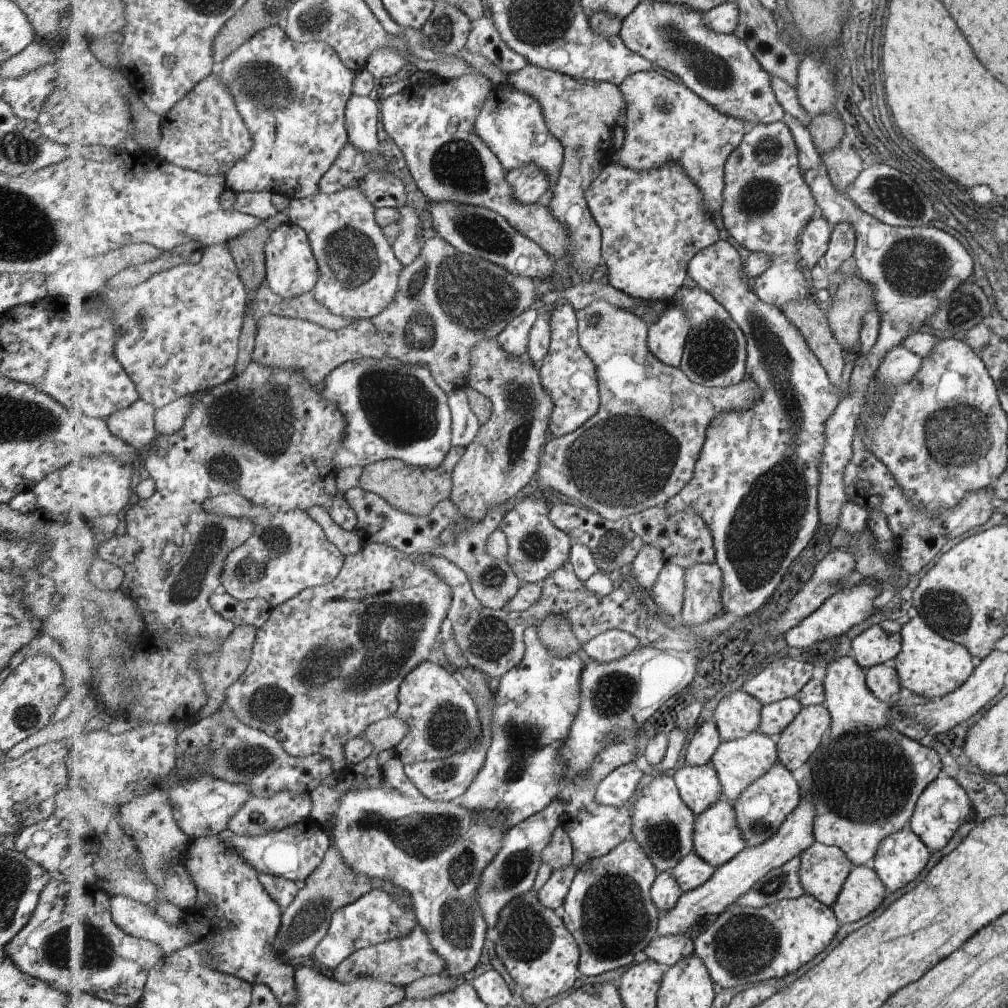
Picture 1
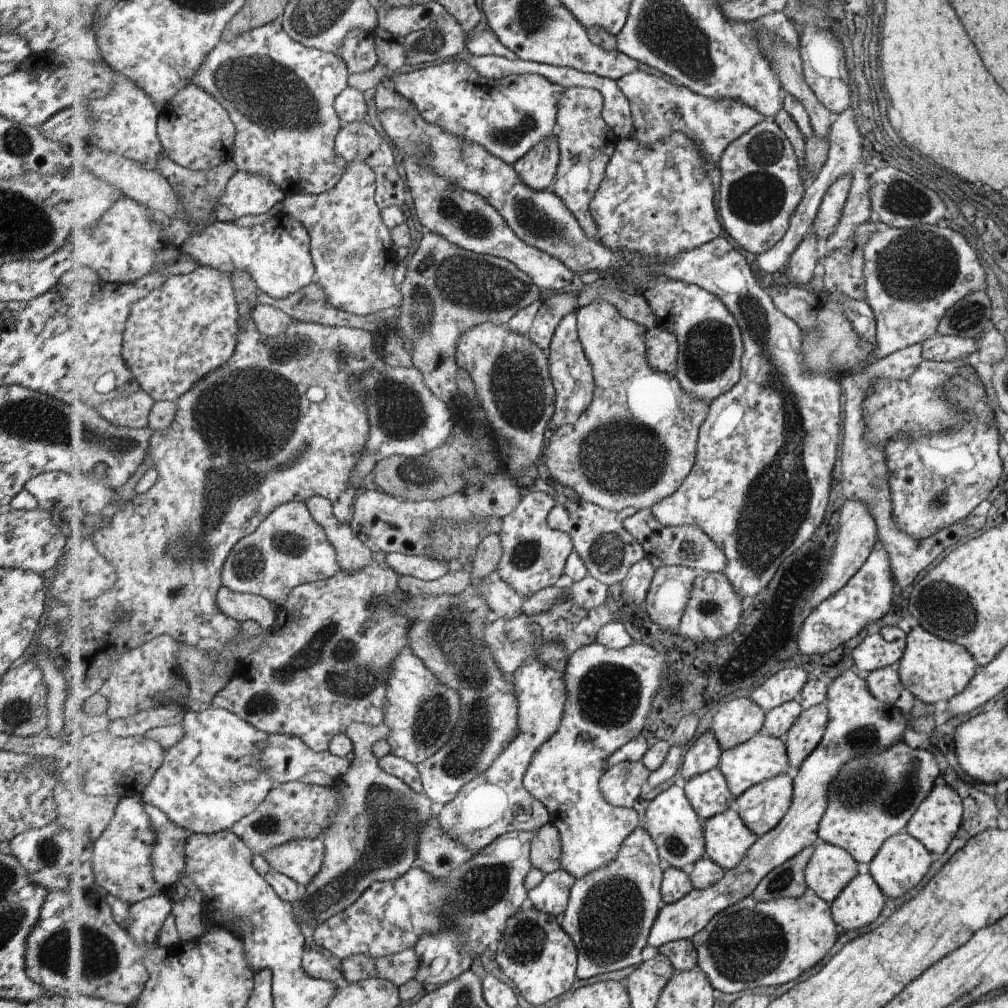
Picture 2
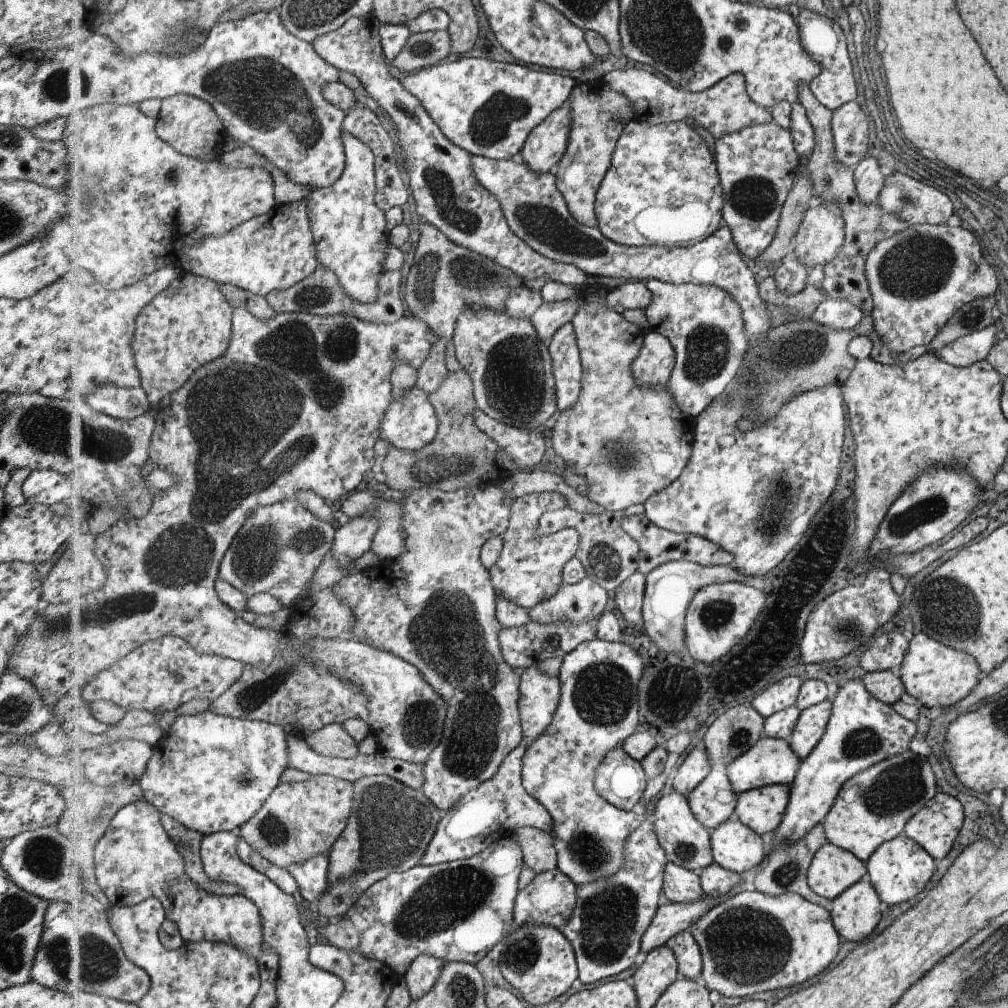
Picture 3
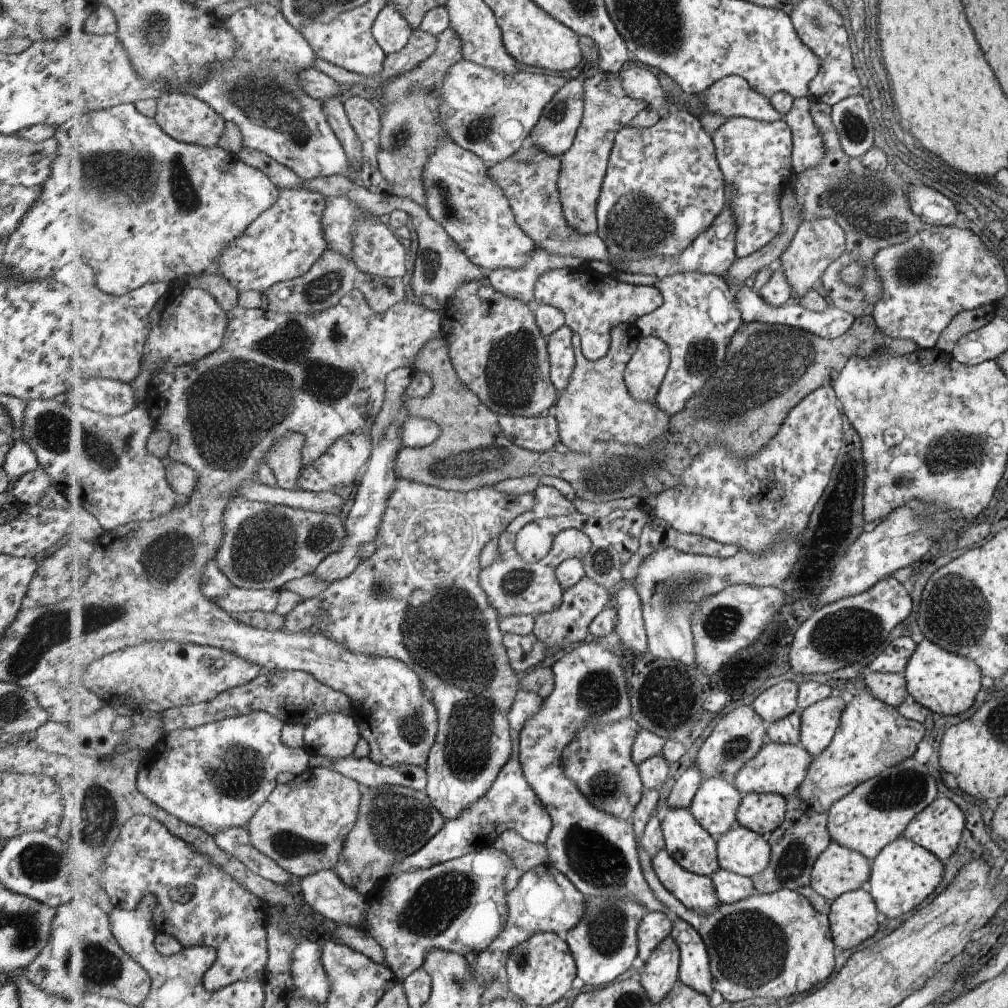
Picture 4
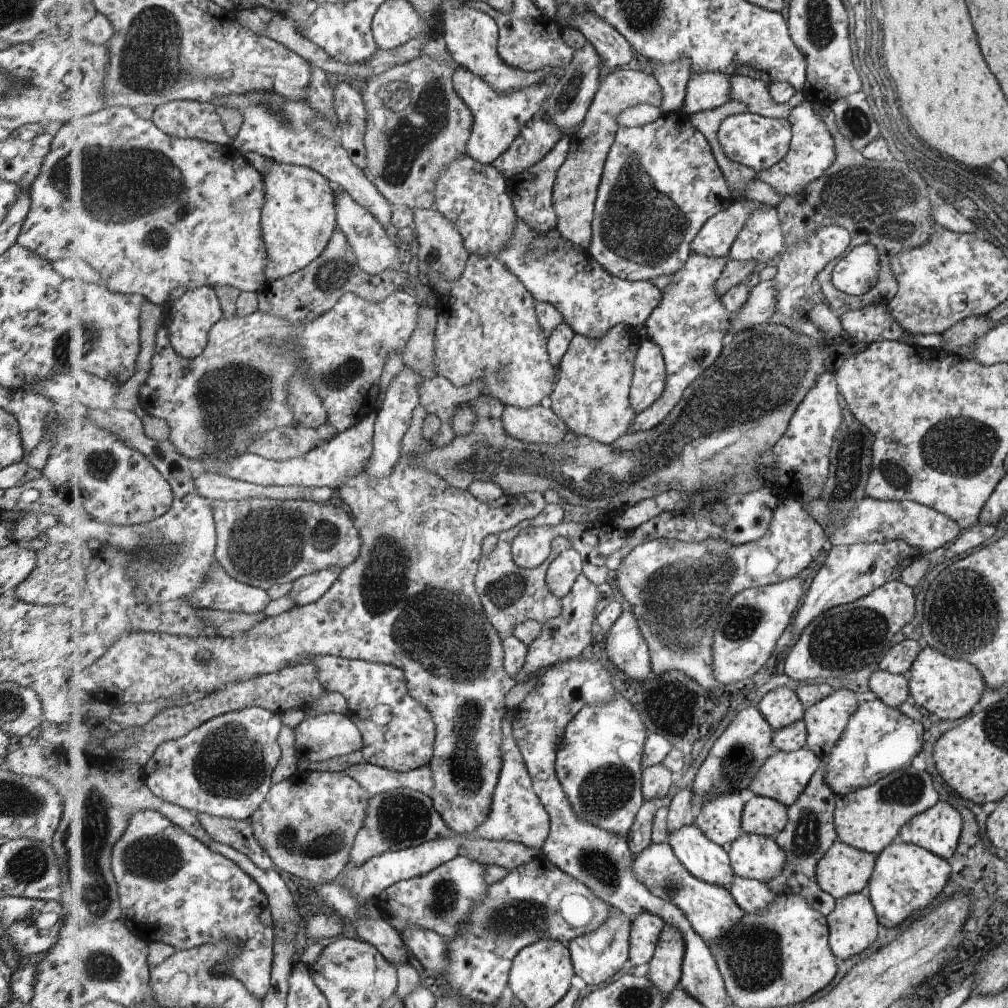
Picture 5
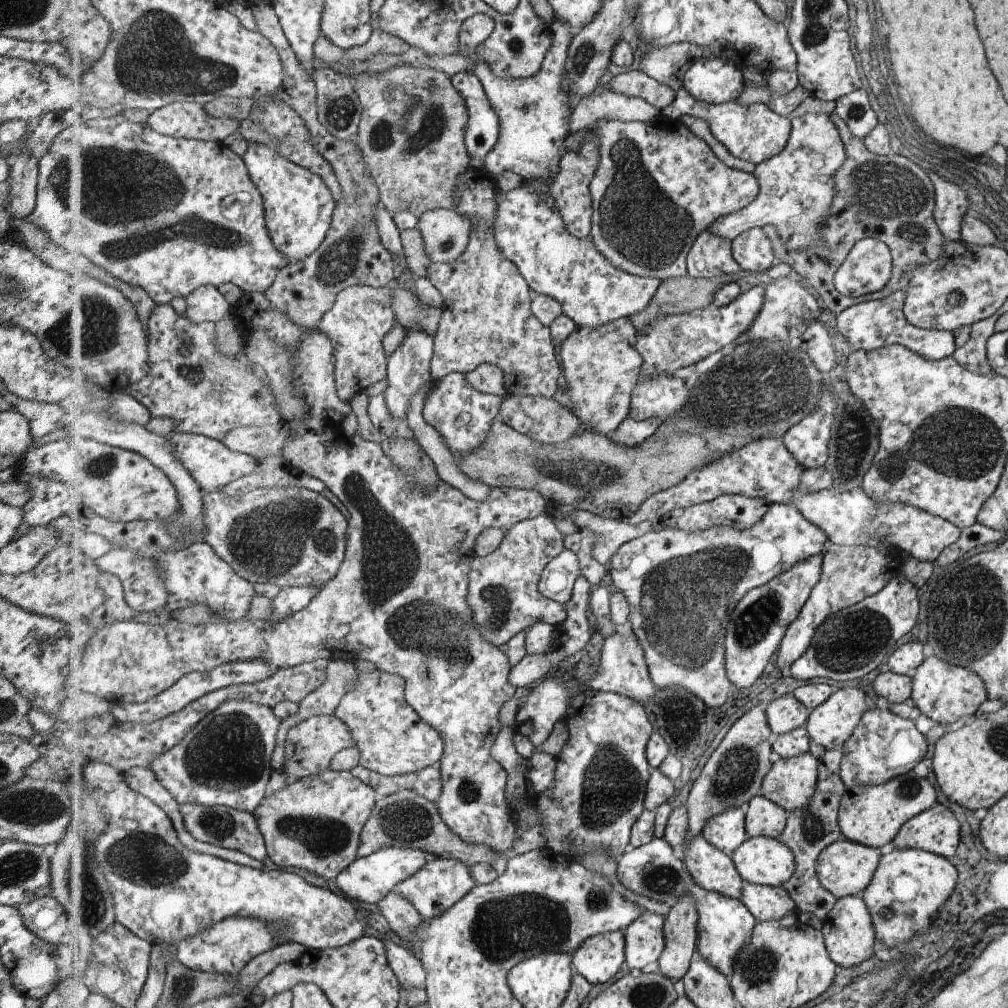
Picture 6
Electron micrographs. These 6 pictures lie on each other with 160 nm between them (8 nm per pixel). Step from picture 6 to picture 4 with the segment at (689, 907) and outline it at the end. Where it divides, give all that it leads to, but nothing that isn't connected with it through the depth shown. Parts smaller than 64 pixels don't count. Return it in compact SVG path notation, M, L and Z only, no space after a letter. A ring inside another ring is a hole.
M669 935L654 950L640 976L652 1003L657 1006L670 994L680 980L681 948L674 936Z

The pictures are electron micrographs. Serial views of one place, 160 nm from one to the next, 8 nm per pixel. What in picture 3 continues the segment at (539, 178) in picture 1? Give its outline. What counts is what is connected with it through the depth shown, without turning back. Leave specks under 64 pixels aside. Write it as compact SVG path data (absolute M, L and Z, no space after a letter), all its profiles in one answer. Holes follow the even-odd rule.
M565 101L528 136L522 148L523 161L535 172L555 171L568 149L571 104Z

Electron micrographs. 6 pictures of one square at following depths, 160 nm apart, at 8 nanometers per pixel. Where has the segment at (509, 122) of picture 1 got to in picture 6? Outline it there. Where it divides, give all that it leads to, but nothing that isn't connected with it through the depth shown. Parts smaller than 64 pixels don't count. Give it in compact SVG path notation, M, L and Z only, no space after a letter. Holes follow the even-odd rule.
M462 72L452 76L452 83L466 100L469 120L466 145L472 157L485 159L500 137L500 118L493 108L482 80L475 73Z

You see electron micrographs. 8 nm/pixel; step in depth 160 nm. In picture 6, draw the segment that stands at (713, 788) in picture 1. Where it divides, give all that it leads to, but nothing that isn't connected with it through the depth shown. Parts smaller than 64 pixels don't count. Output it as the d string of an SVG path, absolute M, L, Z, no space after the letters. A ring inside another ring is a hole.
M735 807L711 819L703 835L715 845L715 848L733 856L734 852L750 838L746 829L745 808Z

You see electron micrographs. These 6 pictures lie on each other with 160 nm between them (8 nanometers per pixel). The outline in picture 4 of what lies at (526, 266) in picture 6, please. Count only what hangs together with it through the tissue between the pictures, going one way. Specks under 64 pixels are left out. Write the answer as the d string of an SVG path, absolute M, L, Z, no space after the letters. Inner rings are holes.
M588 266L547 271L537 281L534 295L536 305L551 305L566 314L566 325L582 336L584 355L592 361L609 352L615 327L625 323L637 324L639 319L661 307L664 301L662 292L653 285L620 281L613 274L603 275Z

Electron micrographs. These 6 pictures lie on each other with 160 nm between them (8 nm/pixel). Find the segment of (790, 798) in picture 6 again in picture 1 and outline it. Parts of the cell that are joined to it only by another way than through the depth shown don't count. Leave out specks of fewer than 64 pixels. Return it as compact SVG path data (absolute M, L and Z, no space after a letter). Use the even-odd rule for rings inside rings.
M757 730L745 738L722 743L713 755L711 764L718 771L723 785L724 799L729 798L729 800L736 801L743 791L766 775L779 761L777 738Z

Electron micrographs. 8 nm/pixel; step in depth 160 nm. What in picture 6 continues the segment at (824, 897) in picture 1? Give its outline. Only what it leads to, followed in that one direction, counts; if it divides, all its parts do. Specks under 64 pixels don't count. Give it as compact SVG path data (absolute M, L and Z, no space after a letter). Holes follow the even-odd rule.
M841 838L819 855L816 869L821 884L839 899L841 897L861 896L874 879L881 859L881 848Z

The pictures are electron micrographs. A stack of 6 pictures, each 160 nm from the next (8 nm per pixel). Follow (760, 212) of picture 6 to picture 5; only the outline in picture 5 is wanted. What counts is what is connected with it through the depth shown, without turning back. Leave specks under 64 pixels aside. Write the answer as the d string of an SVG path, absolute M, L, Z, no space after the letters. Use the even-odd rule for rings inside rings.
M809 99L795 107L788 119L794 131L790 151L775 166L758 172L758 177L778 192L781 202L788 197L803 195L806 188L819 180L838 158L834 136L823 117L813 110ZM740 200L727 210L712 216L695 237L691 253L703 253L710 257L729 258L730 250L746 227L751 215L764 203Z

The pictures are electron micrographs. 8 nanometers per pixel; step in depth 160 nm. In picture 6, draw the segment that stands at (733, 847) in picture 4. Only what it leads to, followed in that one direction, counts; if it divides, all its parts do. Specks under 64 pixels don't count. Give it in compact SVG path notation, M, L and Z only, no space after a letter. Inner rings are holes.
M750 837L731 856L745 882L783 886L797 870L795 853L779 839Z

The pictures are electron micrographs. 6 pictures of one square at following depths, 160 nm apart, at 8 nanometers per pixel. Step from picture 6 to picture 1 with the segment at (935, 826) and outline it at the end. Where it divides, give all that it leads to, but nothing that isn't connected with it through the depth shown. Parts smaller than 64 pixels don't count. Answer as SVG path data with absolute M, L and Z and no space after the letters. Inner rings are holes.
M945 775L939 777L917 797L909 826L927 848L932 851L941 850L953 836L954 830L967 818L970 812L967 800L967 794L954 778L947 778Z

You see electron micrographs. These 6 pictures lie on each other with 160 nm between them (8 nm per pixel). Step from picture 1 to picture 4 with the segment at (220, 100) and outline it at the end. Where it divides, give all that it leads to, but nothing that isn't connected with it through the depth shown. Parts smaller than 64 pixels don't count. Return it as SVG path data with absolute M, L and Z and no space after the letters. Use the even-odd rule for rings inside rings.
M165 92L158 100L153 98L137 100L137 102L133 102L133 106L141 114L155 118L169 136L182 143L216 147L222 139L226 127L225 117L218 110L190 92Z

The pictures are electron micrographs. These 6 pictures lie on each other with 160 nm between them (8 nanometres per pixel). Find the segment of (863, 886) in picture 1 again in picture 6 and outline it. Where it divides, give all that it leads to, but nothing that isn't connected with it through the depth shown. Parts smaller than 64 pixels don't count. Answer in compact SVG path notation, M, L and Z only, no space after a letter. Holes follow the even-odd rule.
M862 896L841 897L824 920L822 928L830 957L839 967L851 968L869 960L877 944L876 930L870 908Z

